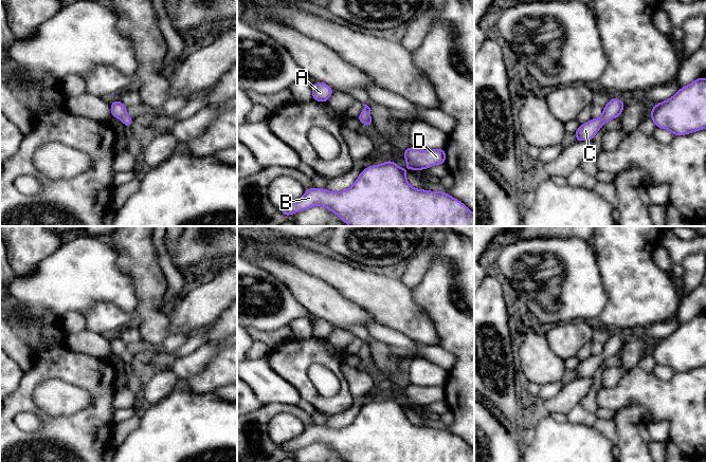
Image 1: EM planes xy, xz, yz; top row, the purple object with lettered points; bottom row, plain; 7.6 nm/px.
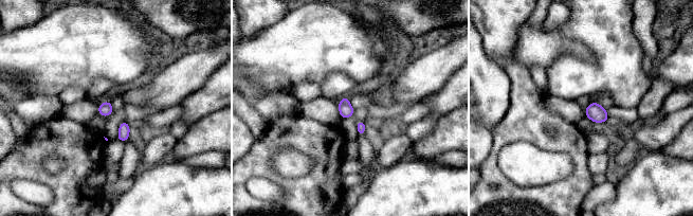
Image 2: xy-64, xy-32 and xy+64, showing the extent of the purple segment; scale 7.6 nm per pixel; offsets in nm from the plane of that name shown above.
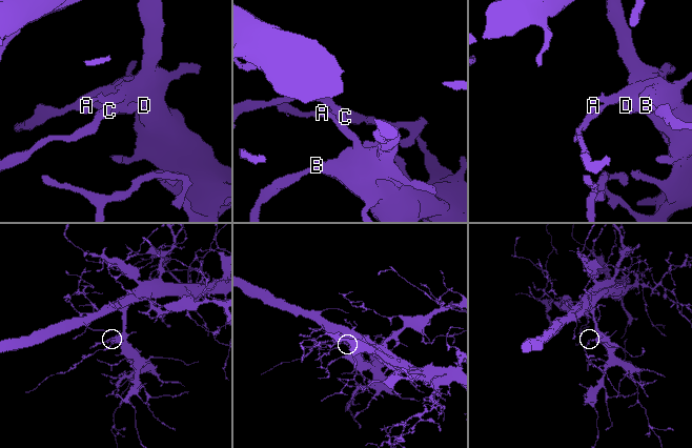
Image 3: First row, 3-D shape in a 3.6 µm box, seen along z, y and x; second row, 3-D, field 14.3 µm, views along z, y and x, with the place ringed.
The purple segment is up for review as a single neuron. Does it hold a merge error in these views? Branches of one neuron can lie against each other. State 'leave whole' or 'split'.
leave whole

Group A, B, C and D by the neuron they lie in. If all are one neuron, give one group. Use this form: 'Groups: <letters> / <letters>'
Groups: A B C D

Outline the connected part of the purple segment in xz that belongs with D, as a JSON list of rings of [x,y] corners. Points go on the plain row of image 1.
[[[409,383],[403,388],[406,399],[406,405],[412,407],[428,406],[432,403],[446,401],[446,387],[443,386],[430,386],[422,387]]]

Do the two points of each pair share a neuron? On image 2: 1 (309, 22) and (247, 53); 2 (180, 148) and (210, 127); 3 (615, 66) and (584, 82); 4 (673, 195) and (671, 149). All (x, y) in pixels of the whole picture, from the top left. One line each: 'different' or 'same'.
1: same
2: same
3: same
4: different

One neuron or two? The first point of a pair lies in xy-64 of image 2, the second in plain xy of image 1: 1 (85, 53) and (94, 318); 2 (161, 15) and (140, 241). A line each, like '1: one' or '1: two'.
1: two
2: two

